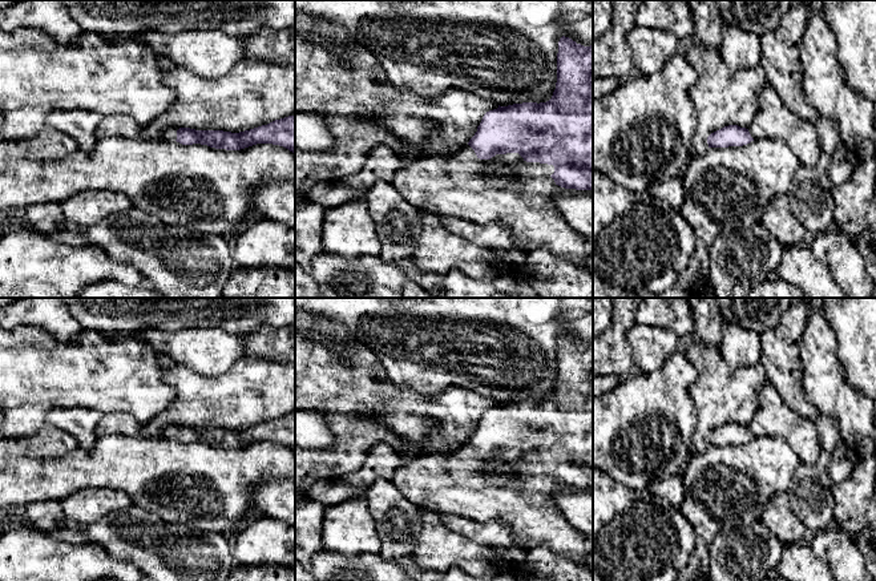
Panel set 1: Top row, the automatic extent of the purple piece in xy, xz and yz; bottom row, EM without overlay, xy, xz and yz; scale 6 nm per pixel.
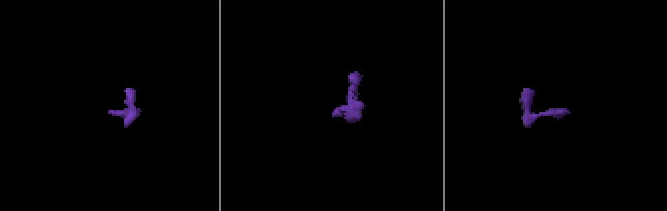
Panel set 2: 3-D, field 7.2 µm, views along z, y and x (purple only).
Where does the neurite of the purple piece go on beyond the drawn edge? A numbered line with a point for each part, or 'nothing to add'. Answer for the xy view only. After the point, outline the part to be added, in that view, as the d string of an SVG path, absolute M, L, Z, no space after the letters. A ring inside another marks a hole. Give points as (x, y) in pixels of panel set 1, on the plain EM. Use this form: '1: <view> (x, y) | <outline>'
1: xy (170, 431) | M167 425L161 431L161 436L160 437L165 437L165 439L171 439L174 440L177 437L177 428L175 425Z

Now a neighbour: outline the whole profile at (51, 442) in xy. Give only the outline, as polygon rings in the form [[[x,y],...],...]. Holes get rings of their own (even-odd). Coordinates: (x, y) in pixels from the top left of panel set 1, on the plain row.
[[[0,419],[0,459],[21,457],[21,456],[37,456],[43,459],[53,459],[60,457],[68,452],[72,452],[76,448],[78,448],[78,444],[73,436],[48,423],[45,423],[45,425],[31,437],[25,439],[8,437],[1,431],[1,419]]]

